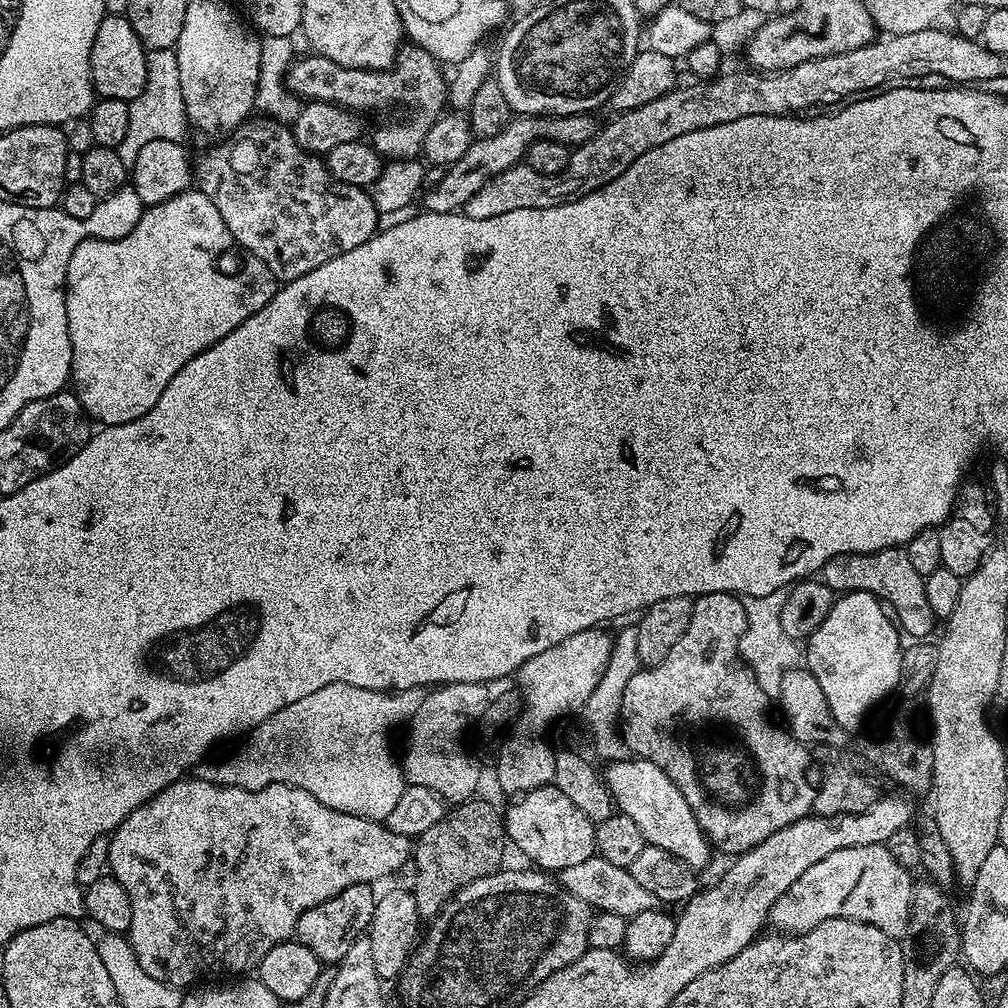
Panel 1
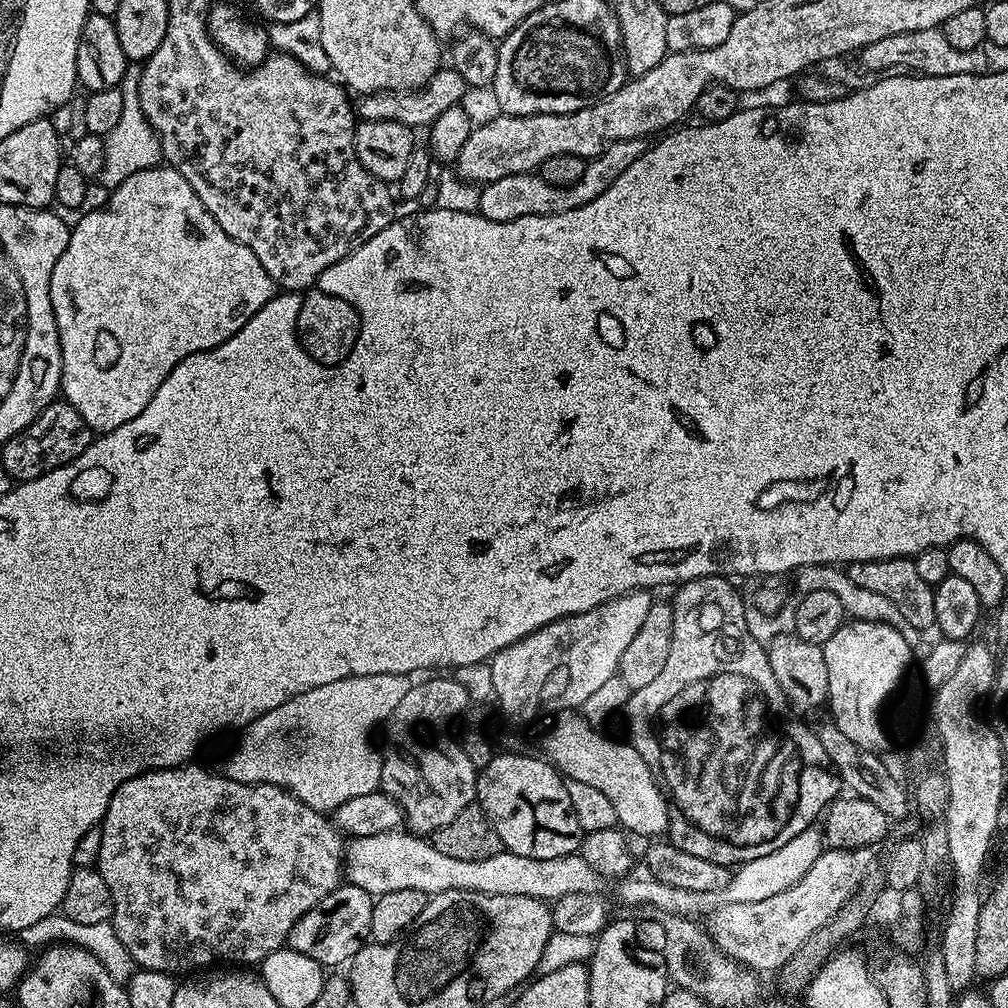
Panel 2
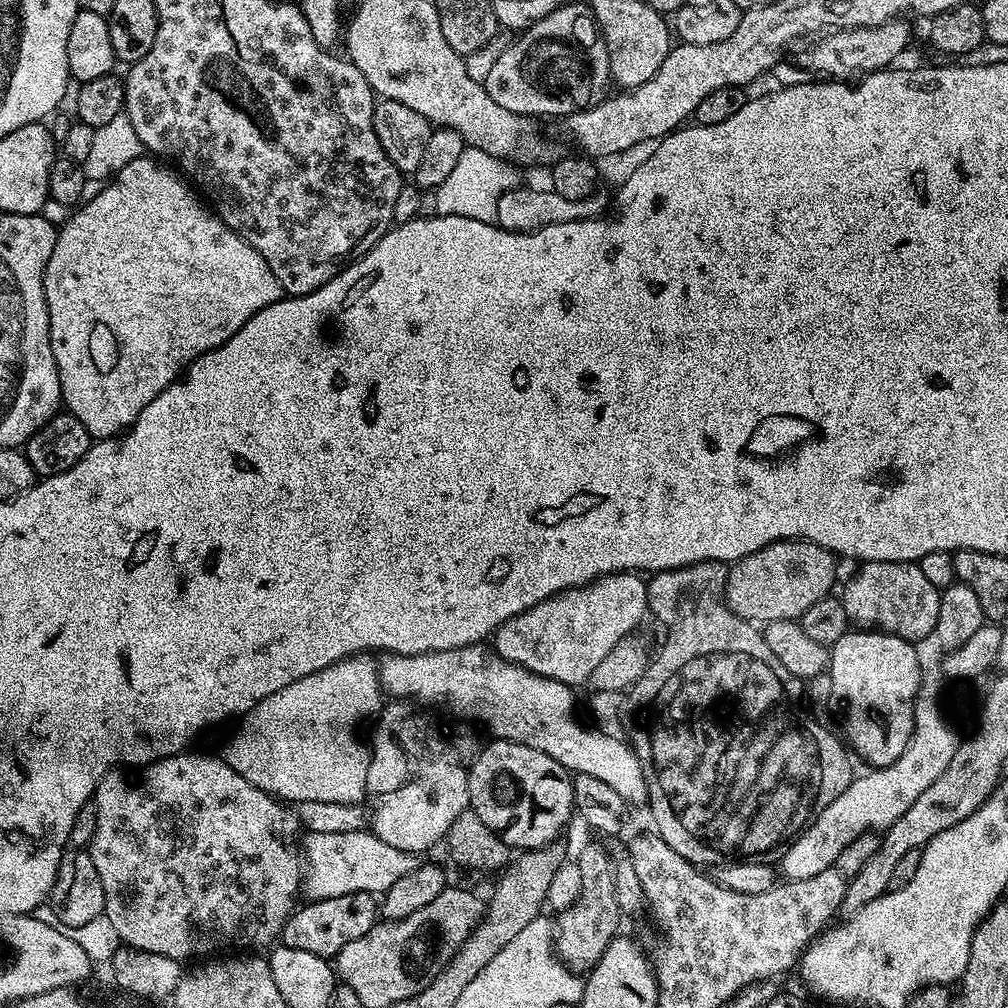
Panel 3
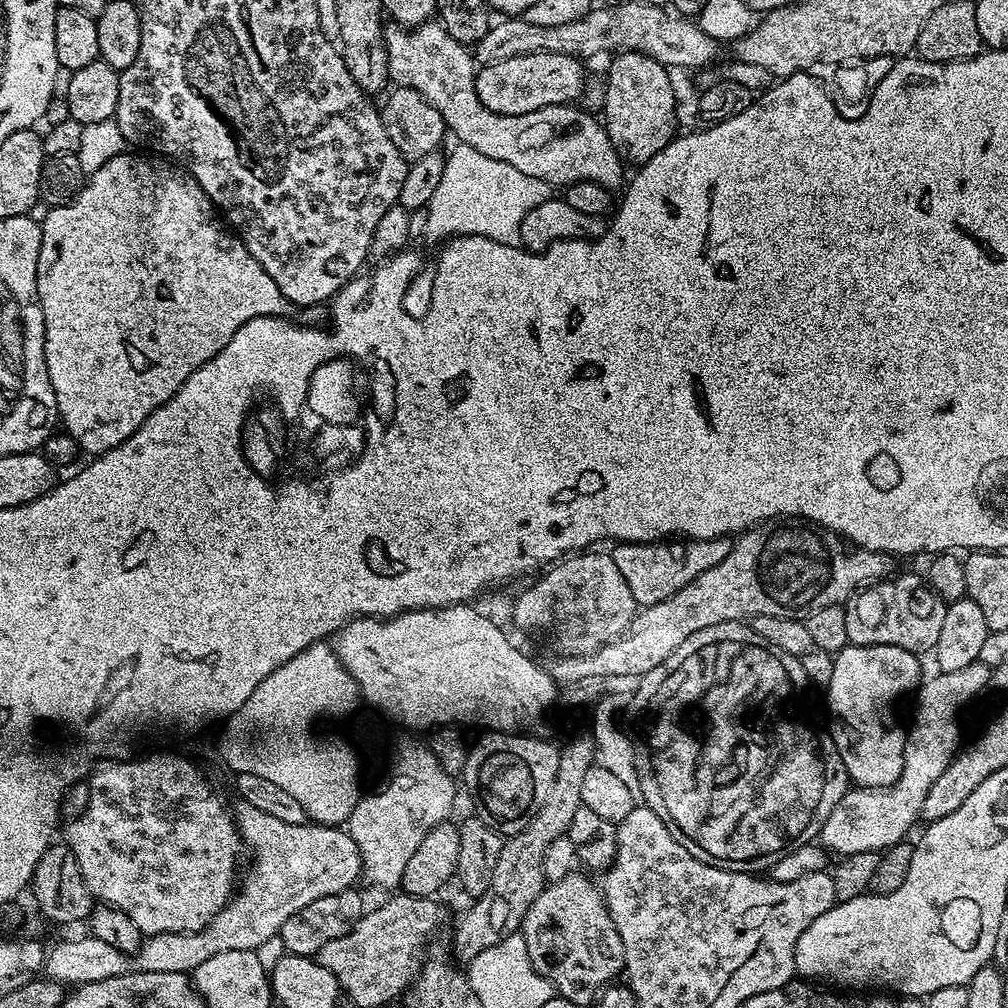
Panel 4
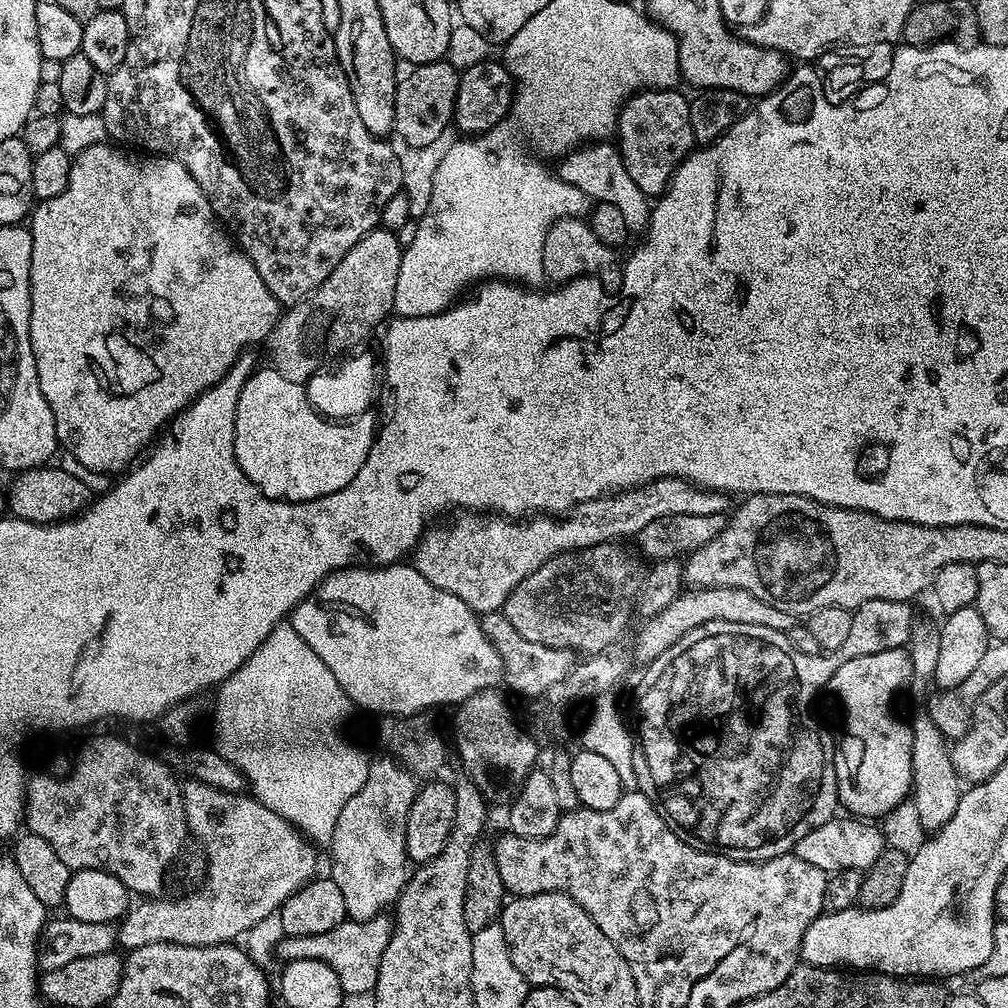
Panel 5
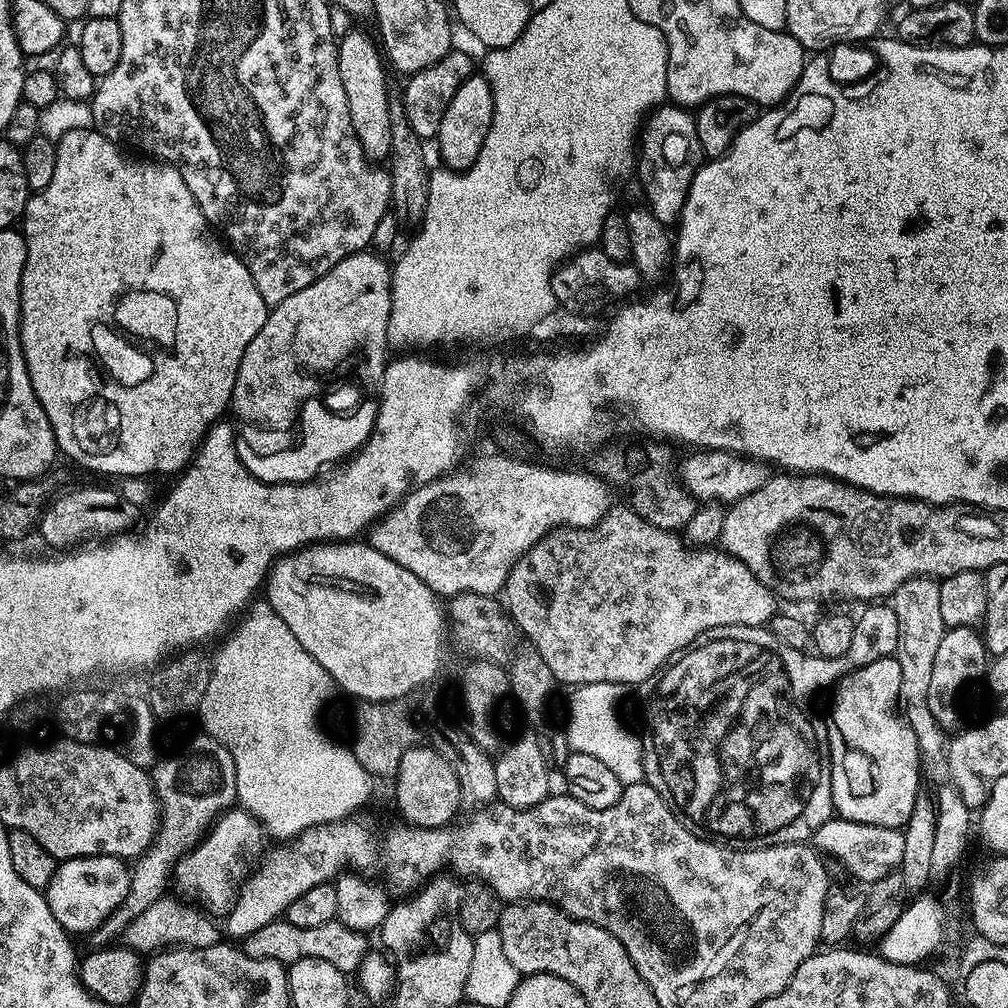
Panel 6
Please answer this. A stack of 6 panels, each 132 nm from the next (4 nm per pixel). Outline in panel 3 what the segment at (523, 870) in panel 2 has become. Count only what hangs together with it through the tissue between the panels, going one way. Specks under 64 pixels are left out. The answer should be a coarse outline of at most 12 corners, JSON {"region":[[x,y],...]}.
{"region":[[370,830],[308,832],[309,901],[387,892],[418,863]]}

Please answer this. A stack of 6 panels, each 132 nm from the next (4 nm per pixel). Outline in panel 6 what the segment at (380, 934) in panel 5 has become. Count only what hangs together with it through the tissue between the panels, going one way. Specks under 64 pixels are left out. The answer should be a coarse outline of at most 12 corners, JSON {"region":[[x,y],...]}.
{"region":[[281,918],[243,937],[250,958],[289,965],[322,958],[359,969],[369,937],[341,920],[294,926]]}

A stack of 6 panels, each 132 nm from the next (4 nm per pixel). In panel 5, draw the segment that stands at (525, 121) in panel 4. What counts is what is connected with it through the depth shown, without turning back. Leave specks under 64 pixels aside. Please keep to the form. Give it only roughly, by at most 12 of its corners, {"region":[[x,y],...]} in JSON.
{"region":[[589,142],[559,161],[560,179],[610,202],[629,233],[652,217],[612,142]]}

